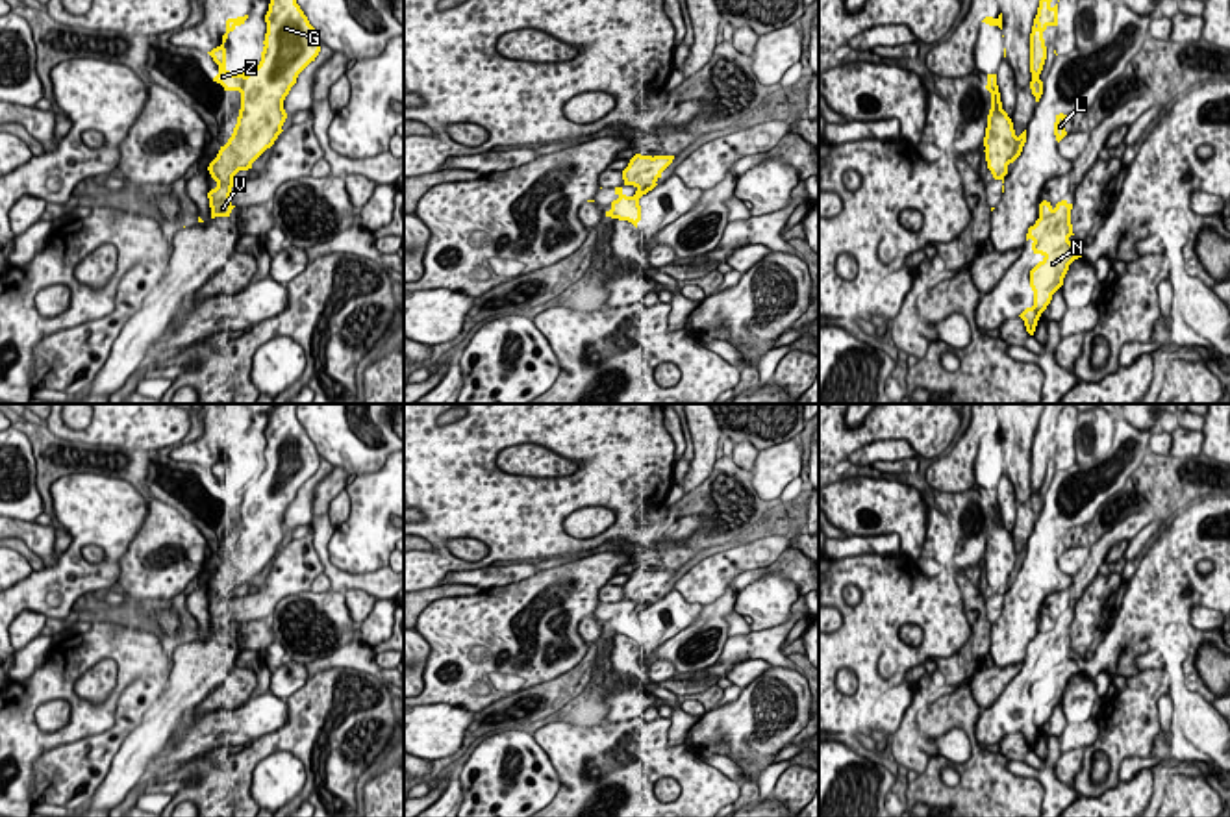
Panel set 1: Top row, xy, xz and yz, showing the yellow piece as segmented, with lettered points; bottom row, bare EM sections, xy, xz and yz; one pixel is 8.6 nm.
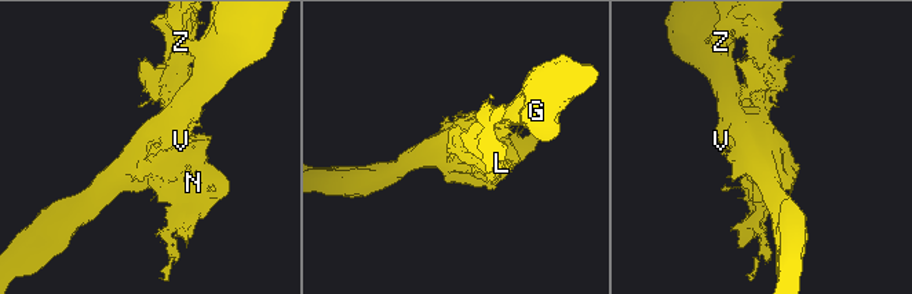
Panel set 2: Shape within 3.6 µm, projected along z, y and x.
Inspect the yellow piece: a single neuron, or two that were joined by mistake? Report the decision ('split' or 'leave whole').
leave whole

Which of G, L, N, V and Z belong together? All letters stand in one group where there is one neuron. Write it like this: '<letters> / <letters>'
G L N V Z

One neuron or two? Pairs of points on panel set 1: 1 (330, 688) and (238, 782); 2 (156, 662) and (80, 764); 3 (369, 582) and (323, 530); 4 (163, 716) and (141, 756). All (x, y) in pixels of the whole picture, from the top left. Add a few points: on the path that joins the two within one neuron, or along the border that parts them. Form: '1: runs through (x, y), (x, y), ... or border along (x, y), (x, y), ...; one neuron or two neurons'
1: runs through (308, 716), (284, 740), (276, 740), (254, 754); one neuron
2: border along (154, 677), (138, 677), (123, 691), (115, 708); two neurons
3: runs through (351, 582), (343, 582), (328, 567), (323, 549); one neuron
4: runs through (156, 725), (141, 747); one neuron

